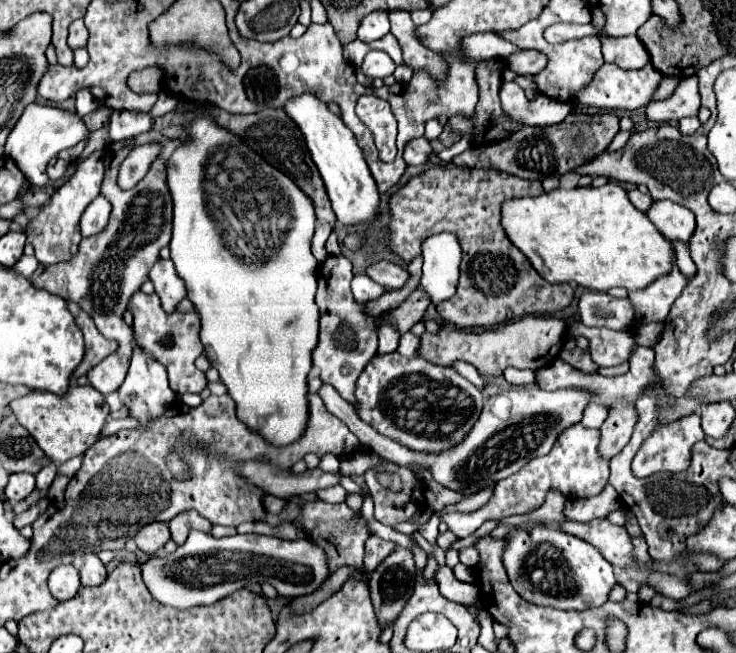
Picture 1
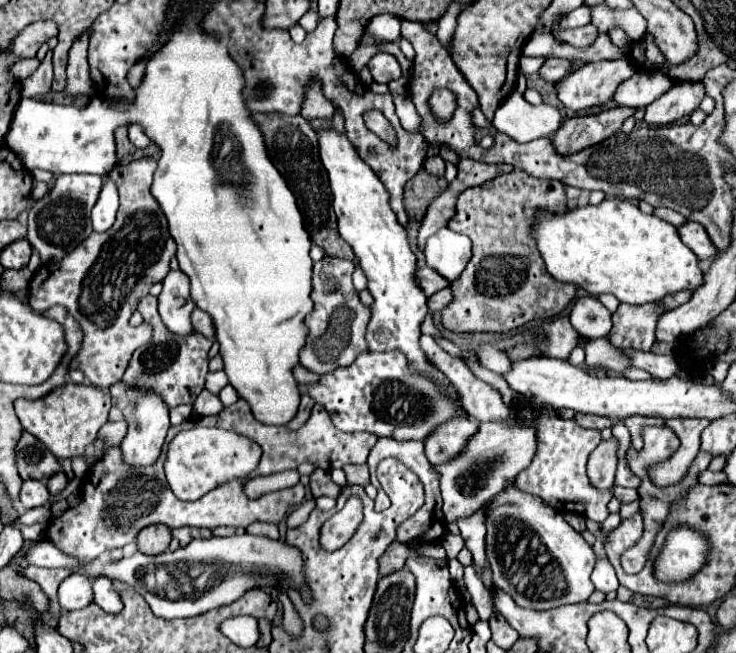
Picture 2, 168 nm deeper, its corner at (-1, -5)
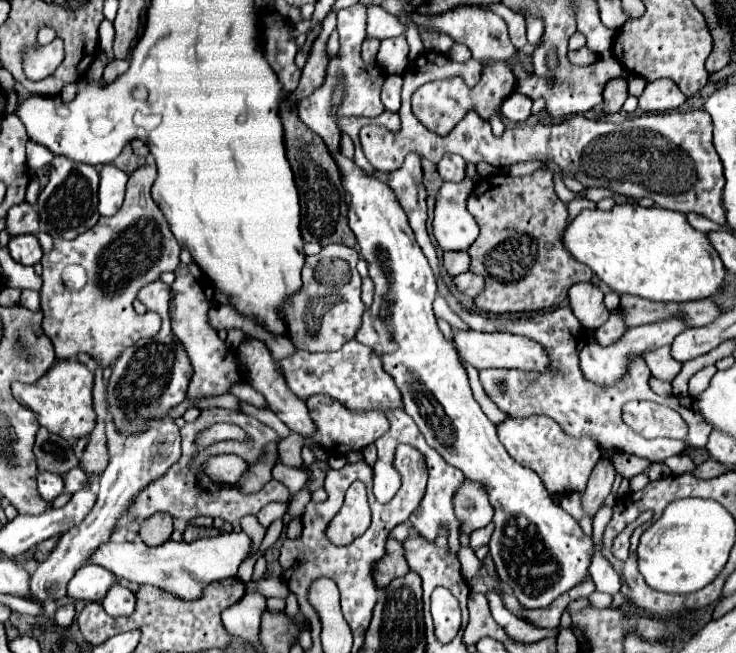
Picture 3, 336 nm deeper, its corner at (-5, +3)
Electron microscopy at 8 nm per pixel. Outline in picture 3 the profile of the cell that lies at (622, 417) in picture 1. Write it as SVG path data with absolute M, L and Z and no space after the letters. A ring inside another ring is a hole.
M599 460L595 464L589 484L585 488L585 496L581 496L583 508L587 510L589 516L595 516L597 510L601 508L601 502L611 494L611 486L613 486L615 476L617 476L617 470L611 460Z

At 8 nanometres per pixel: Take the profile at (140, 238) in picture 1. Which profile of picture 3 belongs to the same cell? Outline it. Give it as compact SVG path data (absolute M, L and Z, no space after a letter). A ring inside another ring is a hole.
M155 164L137 168L129 176L125 202L115 216L99 220L75 240L55 240L53 250L41 258L43 326L45 334L53 338L57 358L75 358L85 352L101 368L111 368L129 346L145 336L153 338L159 332L161 318L157 314L139 316L133 310L133 300L143 286L155 282L161 272L171 272L179 266L181 248L169 222L151 198L155 176ZM69 264L79 264L87 272L87 284L77 292L67 290L61 280L63 268Z

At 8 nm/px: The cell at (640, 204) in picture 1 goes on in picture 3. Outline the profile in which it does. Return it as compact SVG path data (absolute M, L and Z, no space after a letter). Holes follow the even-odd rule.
M693 212L687 214L687 220L691 222L693 228L697 228L701 232L711 232L711 230L717 230L719 228L715 222L709 222L705 216L699 216L699 214L693 214Z

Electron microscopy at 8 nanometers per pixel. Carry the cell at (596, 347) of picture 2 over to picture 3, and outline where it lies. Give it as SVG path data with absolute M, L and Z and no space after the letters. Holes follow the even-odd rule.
M661 346L657 350L643 354L643 360L647 362L653 376L659 380L667 380L667 382L671 382L675 374L681 370L681 362L673 362L669 352L671 352L671 346Z

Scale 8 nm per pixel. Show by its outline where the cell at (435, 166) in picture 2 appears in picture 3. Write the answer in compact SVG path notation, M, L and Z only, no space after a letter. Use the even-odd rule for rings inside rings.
M445 154L445 158L441 158L441 162L437 164L437 170L443 180L459 182L461 178L465 178L465 160L457 154Z

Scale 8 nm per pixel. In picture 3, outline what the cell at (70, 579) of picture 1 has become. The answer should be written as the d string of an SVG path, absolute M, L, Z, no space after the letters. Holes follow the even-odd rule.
M85 564L69 580L67 596L83 602L93 602L93 600L101 602L101 598L105 598L113 582L117 582L117 578L109 570L95 564Z

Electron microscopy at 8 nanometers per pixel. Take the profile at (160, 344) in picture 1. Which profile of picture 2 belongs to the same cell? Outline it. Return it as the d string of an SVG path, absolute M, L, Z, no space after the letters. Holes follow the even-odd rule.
M145 296L139 302L137 310L143 314L145 322L149 322L153 326L153 338L151 340L155 340L155 342L149 342L145 348L135 350L121 382L125 386L131 386L131 388L155 392L157 396L163 398L163 402L169 408L175 408L179 404L193 404L195 398L199 396L199 392L205 388L205 376L209 372L209 368L207 368L209 356L207 354L209 354L213 340L205 338L203 334L197 334L197 332L187 336L187 338L171 334L159 318L155 296Z

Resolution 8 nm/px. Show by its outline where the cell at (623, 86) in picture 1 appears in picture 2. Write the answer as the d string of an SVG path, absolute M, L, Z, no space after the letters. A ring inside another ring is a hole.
M627 60L591 62L555 84L557 98L571 110L583 110L611 100L619 82L627 80L633 68Z

